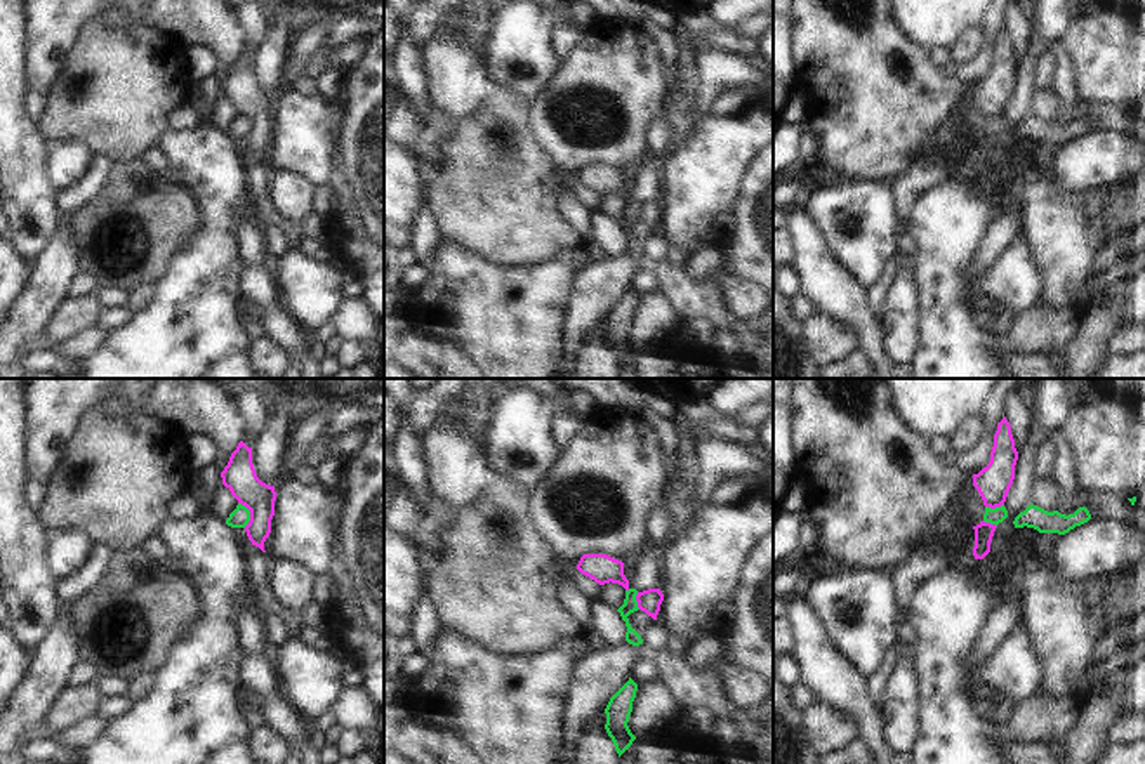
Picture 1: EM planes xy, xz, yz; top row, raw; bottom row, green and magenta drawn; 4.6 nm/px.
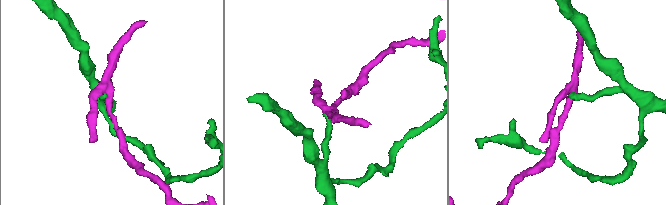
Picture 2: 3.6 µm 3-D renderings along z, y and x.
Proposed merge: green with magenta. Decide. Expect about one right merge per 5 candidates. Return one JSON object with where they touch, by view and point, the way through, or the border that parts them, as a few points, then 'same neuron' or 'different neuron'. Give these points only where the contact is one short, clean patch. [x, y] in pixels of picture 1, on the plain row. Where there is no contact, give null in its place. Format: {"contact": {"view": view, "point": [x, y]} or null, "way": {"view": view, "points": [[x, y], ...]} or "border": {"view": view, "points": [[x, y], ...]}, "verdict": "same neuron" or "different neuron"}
{"contact": {"view": "xy", "point": [249, 125]}, "border": {"view": "xy", "points": [[238, 113], [249, 122], [249, 134], [245, 138]]}, "verdict": "different neuron"}

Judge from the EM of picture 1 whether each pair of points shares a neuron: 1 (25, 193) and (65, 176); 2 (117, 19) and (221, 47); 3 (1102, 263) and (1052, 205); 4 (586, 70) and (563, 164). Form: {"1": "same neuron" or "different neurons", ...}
{"1": "different neurons", "2": "same neuron", "3": "different neurons", "4": "same neuron"}

